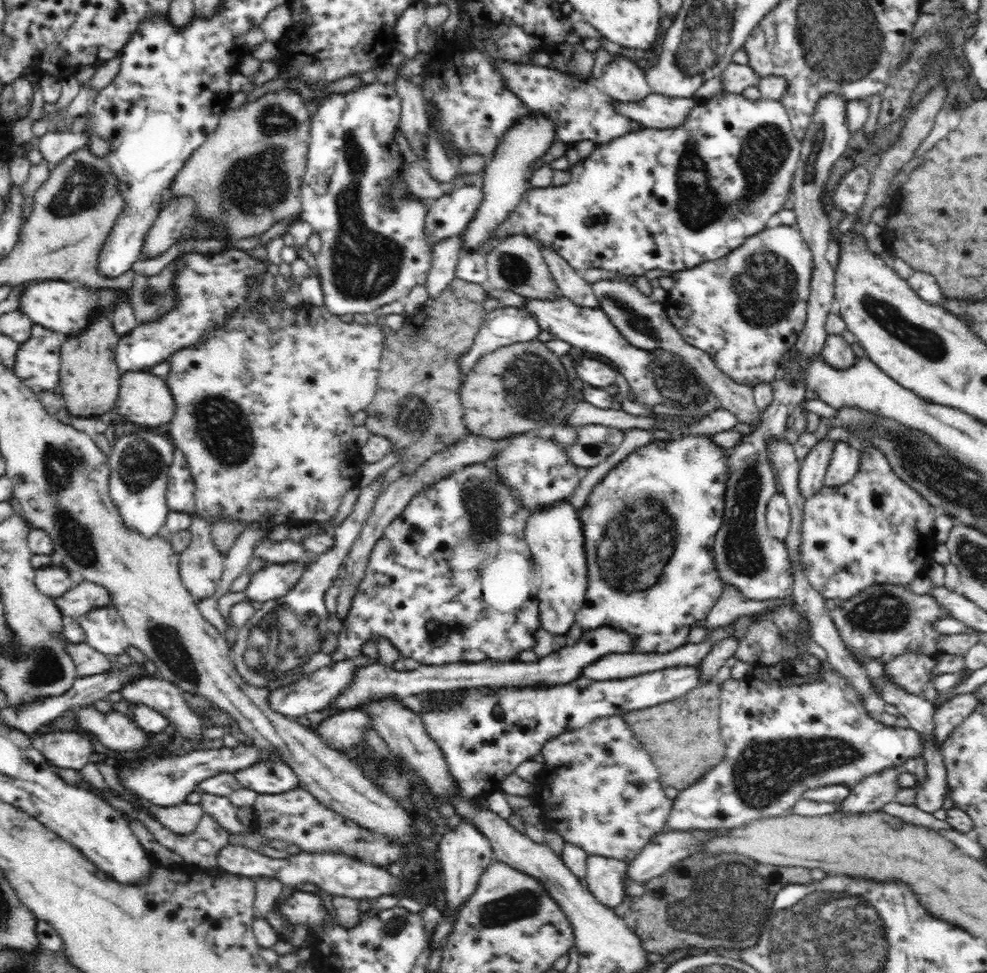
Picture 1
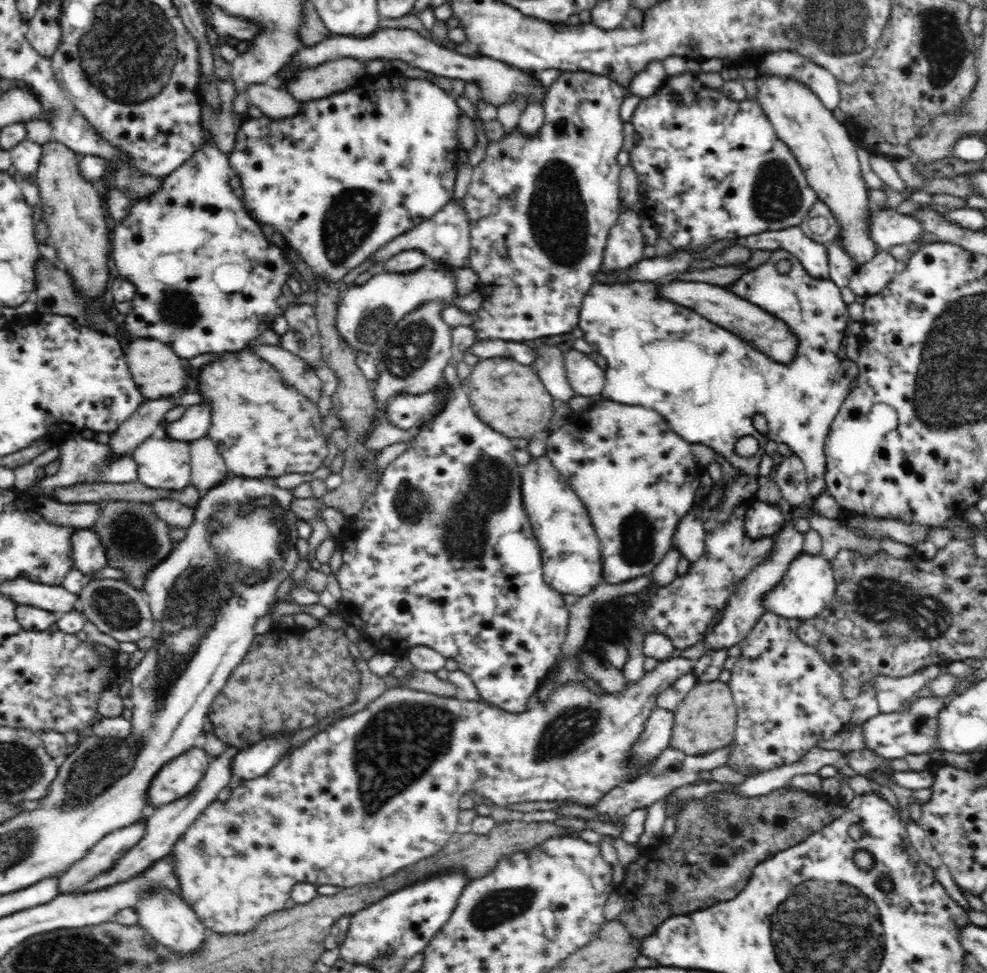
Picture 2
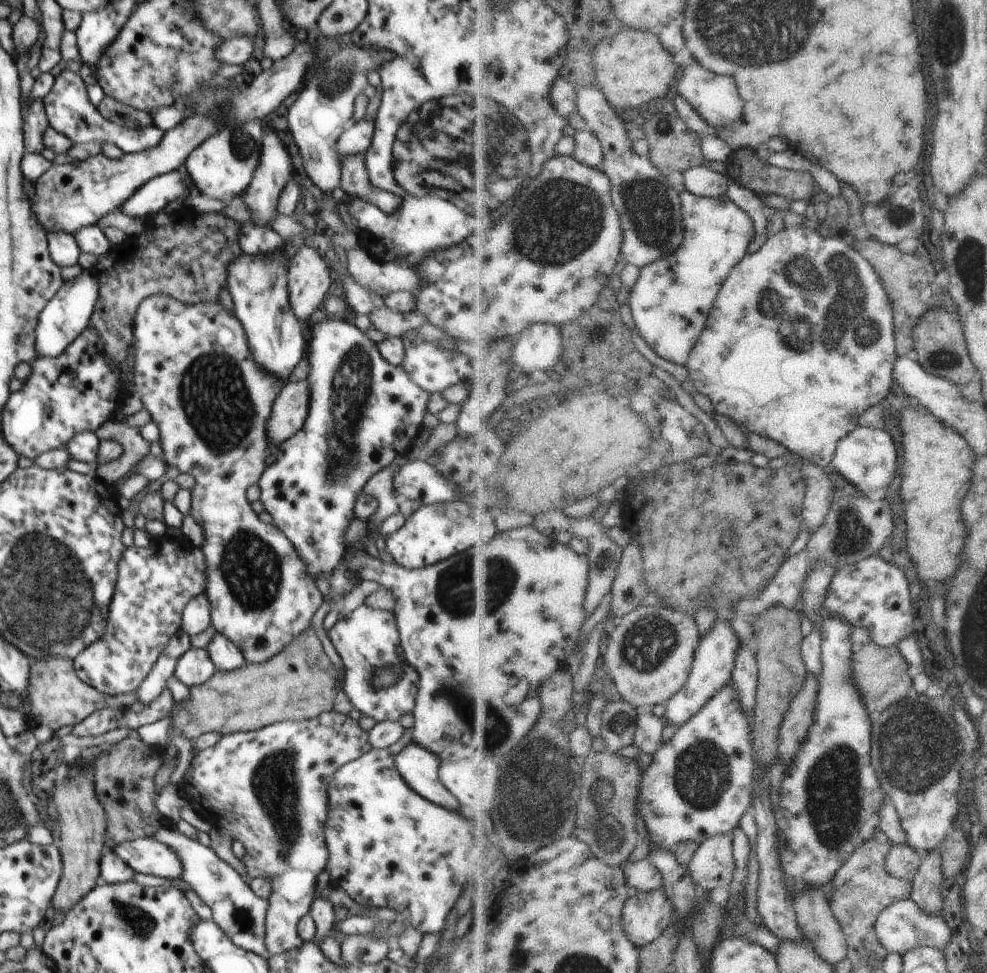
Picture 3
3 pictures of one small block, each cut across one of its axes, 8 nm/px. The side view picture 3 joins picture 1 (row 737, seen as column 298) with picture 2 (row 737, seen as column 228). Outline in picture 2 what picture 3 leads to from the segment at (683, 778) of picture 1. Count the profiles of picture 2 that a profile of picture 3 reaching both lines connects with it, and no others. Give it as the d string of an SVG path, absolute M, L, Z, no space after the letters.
M719 680L696 683L674 710L669 747L689 756L701 756L730 746L734 740L737 708L727 683Z

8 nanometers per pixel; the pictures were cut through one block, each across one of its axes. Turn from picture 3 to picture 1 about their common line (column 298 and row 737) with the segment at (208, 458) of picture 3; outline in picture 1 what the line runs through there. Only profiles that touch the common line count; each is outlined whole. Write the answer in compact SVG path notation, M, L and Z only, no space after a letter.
M623 715L598 718L584 728L562 732L544 744L541 754L544 767L534 787L540 790L550 788L550 797L543 801L535 792L532 797L541 807L540 817L545 828L554 830L565 842L579 846L589 855L631 861L653 836L665 832L664 825L672 813L674 801L664 794L660 774L650 759L650 753L634 736Z

